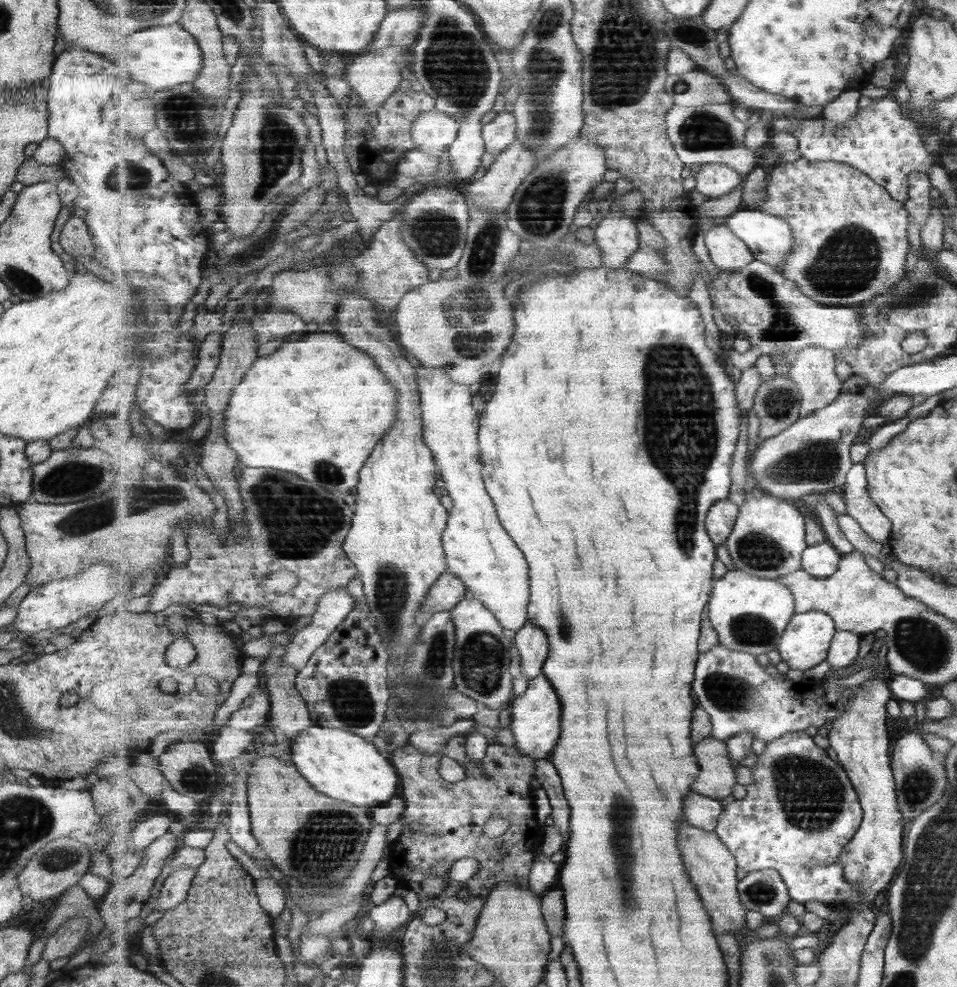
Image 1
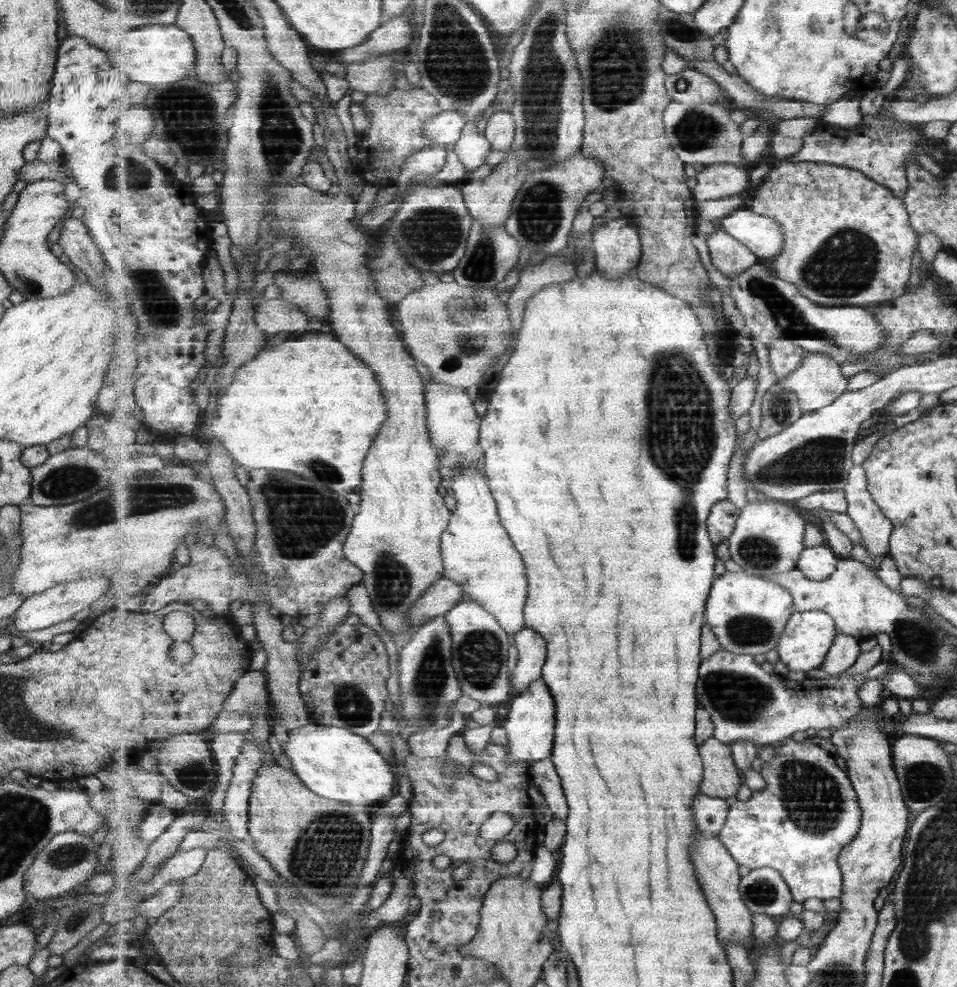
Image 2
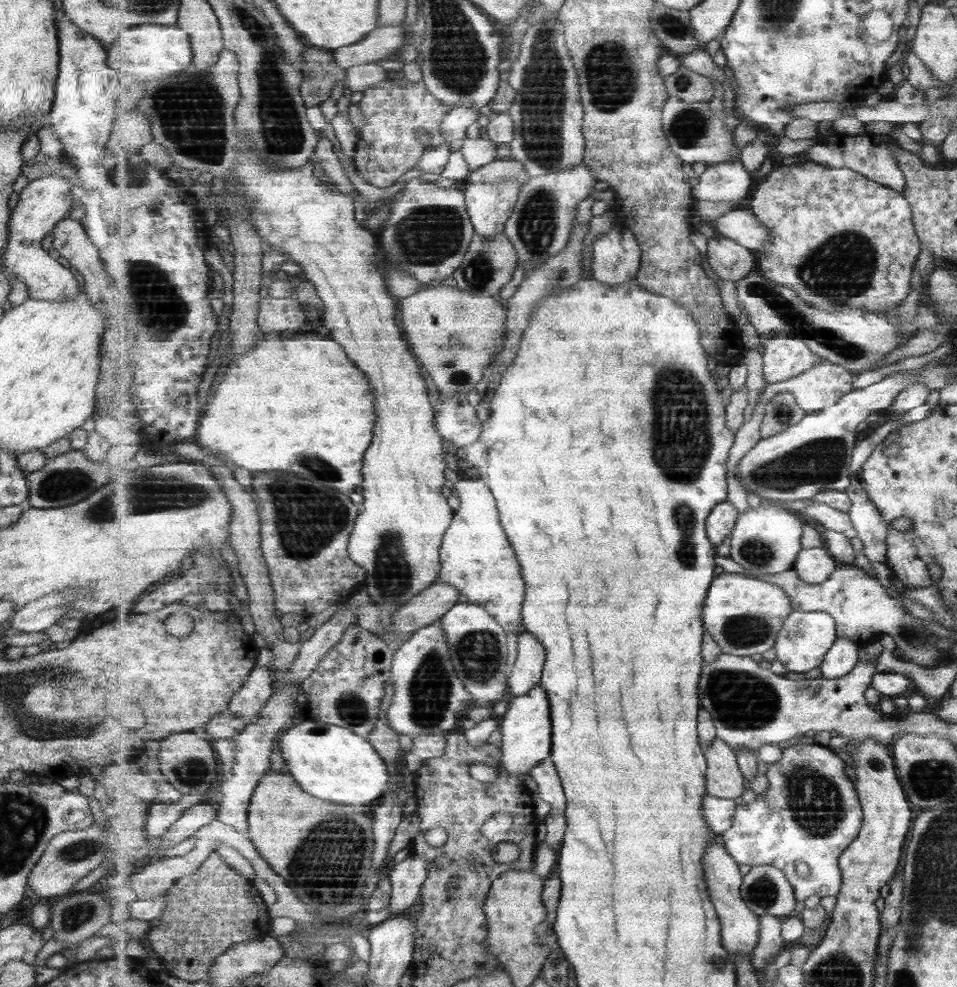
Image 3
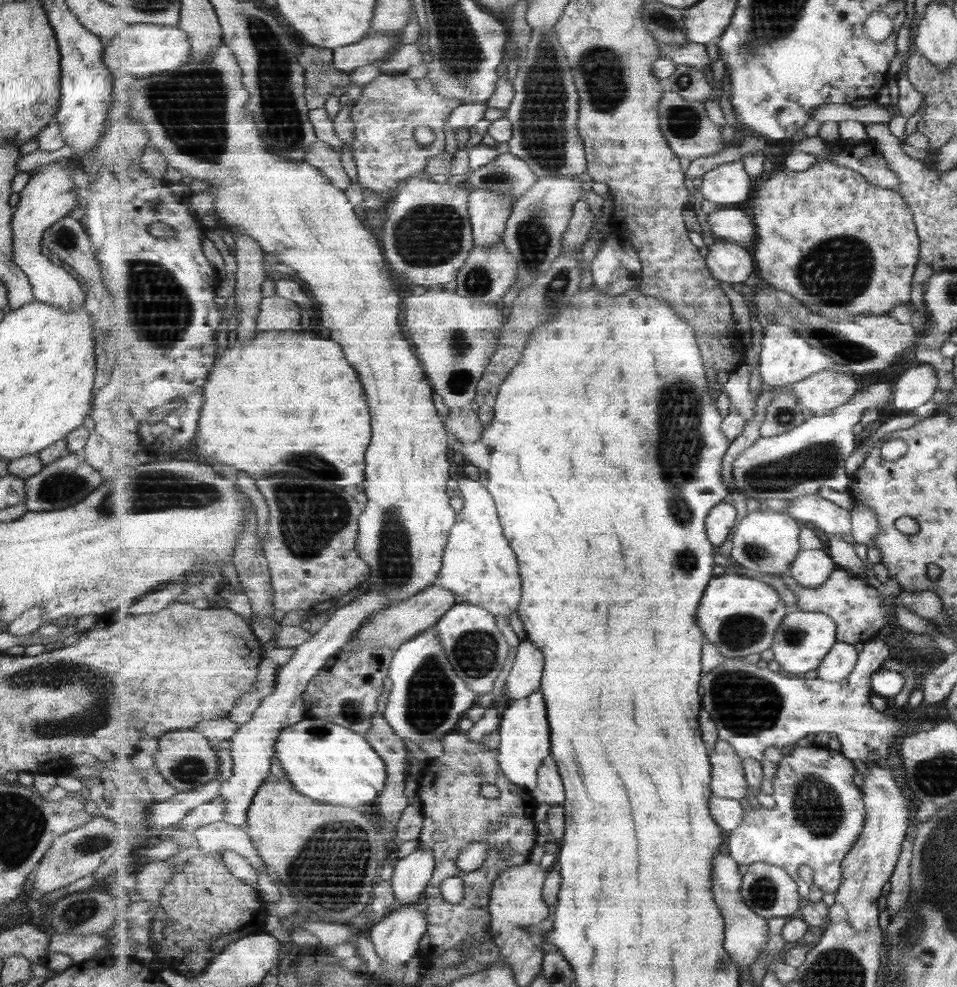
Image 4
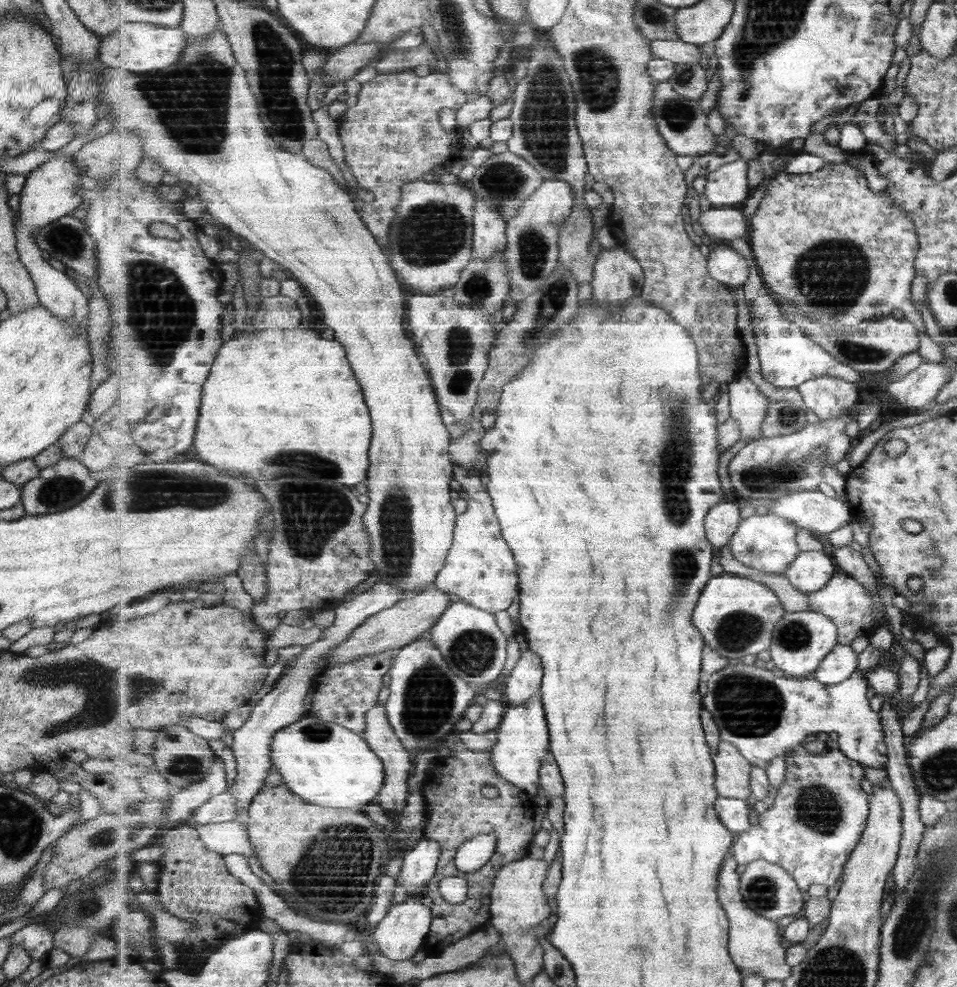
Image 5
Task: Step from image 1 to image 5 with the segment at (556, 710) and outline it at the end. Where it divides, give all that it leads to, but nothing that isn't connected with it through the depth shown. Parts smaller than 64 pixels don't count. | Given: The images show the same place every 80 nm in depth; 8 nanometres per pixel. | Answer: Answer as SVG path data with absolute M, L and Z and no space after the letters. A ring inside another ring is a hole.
M541 692L521 706L506 705L502 724L497 731L498 741L490 750L494 767L505 780L523 789L531 798L535 797L541 786L542 760L550 751L550 725Z

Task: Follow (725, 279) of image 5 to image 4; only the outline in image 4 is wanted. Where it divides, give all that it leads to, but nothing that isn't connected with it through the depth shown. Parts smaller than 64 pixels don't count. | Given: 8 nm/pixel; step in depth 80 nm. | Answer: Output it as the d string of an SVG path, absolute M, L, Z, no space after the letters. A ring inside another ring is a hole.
M716 239L709 246L706 263L712 275L729 284L745 283L757 271L753 251L728 240Z

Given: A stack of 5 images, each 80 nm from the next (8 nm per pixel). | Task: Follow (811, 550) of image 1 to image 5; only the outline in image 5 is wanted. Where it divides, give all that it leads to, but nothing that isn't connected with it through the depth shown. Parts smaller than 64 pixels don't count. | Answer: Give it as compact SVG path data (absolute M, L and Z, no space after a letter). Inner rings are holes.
M801 551L799 556L784 572L800 592L813 593L822 590L837 572L837 566L831 560L831 554L823 551Z

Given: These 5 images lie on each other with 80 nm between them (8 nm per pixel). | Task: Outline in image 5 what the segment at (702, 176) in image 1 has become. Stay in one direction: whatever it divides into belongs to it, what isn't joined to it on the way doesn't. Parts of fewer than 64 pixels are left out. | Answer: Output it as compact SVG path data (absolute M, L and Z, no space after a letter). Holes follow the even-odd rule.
M747 160L721 166L706 177L705 197L717 207L729 207L747 200L752 194Z

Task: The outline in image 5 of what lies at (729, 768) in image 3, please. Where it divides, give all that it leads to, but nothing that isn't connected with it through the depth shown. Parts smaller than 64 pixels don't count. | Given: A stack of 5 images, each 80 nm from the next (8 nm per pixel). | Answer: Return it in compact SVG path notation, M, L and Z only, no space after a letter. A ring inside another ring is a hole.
M723 740L713 753L718 792L725 798L747 800L752 794L752 764L731 742Z

